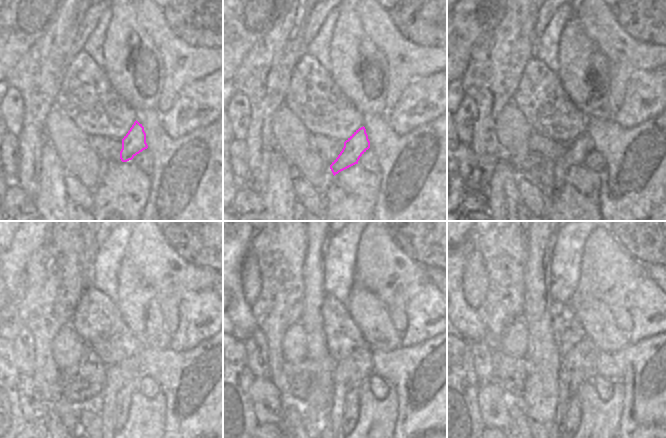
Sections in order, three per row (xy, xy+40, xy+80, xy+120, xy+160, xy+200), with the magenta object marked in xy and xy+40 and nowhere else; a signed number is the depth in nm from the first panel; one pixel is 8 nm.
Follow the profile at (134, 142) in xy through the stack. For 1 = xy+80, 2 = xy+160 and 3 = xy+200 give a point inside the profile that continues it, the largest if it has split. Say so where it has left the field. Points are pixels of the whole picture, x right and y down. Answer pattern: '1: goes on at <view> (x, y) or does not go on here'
1: goes on at xy+80 (575, 151)
2: goes on at xy+160 (350, 416)
3: goes on at xy+200 (574, 415)

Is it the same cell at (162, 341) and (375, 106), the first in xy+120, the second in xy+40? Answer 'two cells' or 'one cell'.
one cell

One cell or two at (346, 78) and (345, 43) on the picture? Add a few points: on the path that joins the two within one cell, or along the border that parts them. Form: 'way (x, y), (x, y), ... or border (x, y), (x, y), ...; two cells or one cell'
way (346, 69), (346, 52); one cell

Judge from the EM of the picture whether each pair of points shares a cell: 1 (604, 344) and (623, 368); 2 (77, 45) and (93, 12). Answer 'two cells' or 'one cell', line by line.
1: two cells
2: one cell

